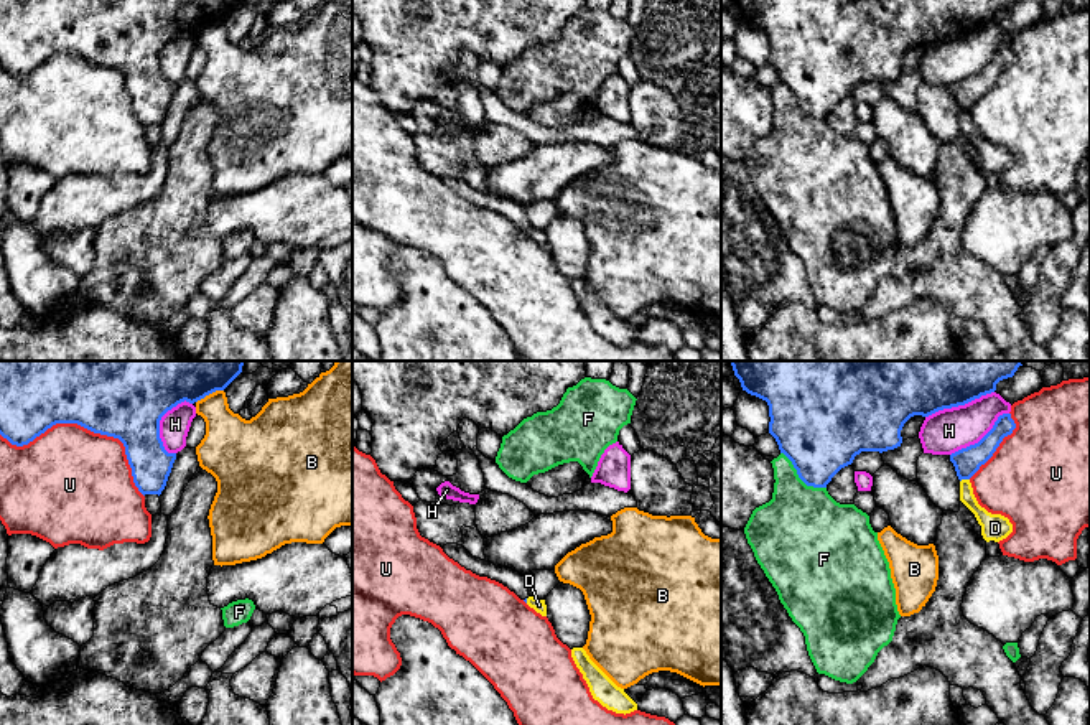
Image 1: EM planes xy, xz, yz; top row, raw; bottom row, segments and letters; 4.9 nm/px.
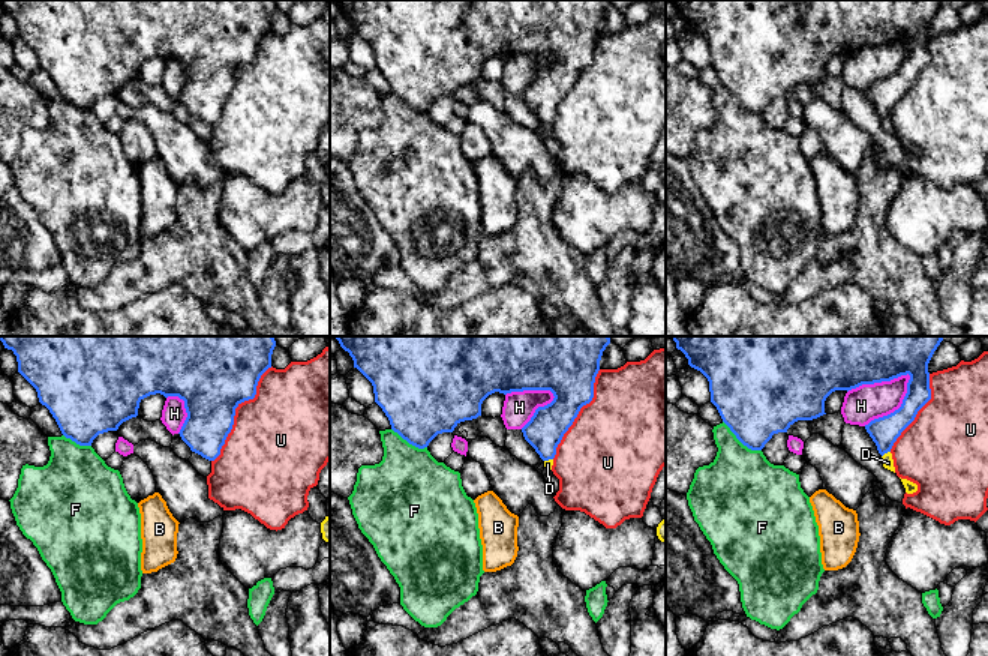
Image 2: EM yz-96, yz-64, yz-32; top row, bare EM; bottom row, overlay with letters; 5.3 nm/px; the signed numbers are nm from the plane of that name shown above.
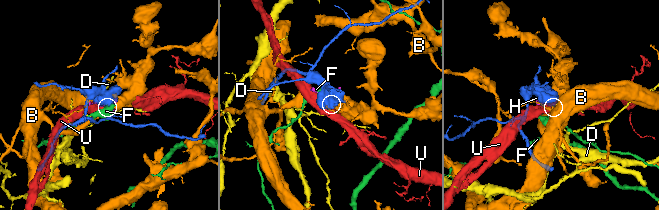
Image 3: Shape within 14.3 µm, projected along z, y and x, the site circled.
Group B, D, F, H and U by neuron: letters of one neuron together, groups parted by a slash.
B / D / F / H / U

